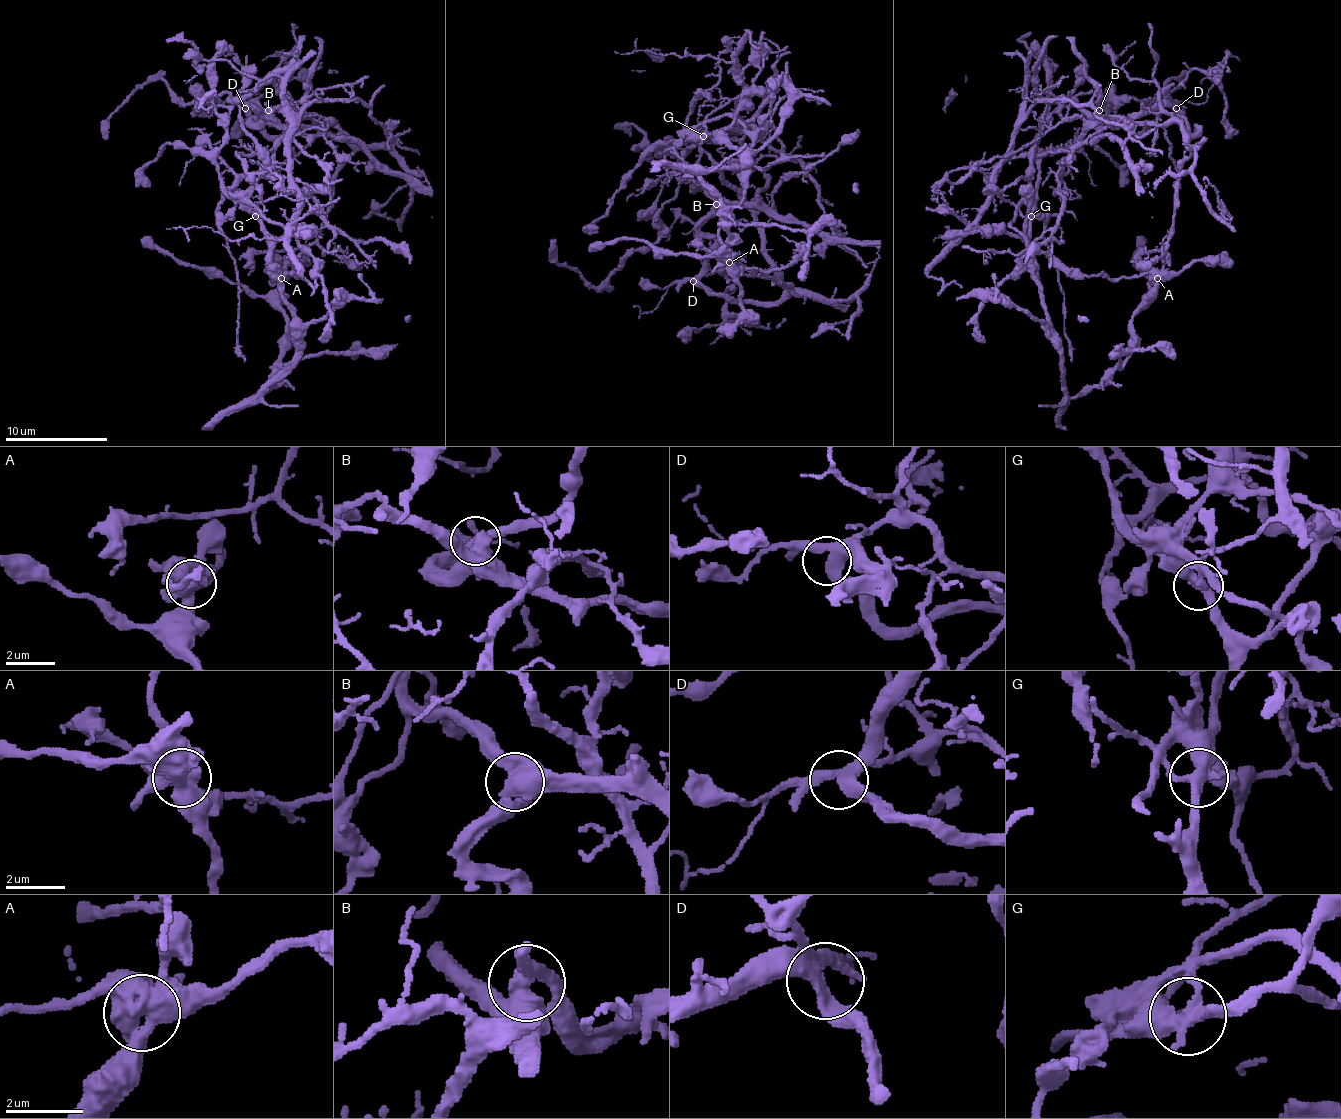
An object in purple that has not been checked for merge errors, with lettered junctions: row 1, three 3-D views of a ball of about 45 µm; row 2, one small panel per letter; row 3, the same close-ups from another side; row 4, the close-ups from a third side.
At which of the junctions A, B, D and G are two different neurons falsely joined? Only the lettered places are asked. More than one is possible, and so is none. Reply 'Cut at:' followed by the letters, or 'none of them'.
Cut at: A, G

